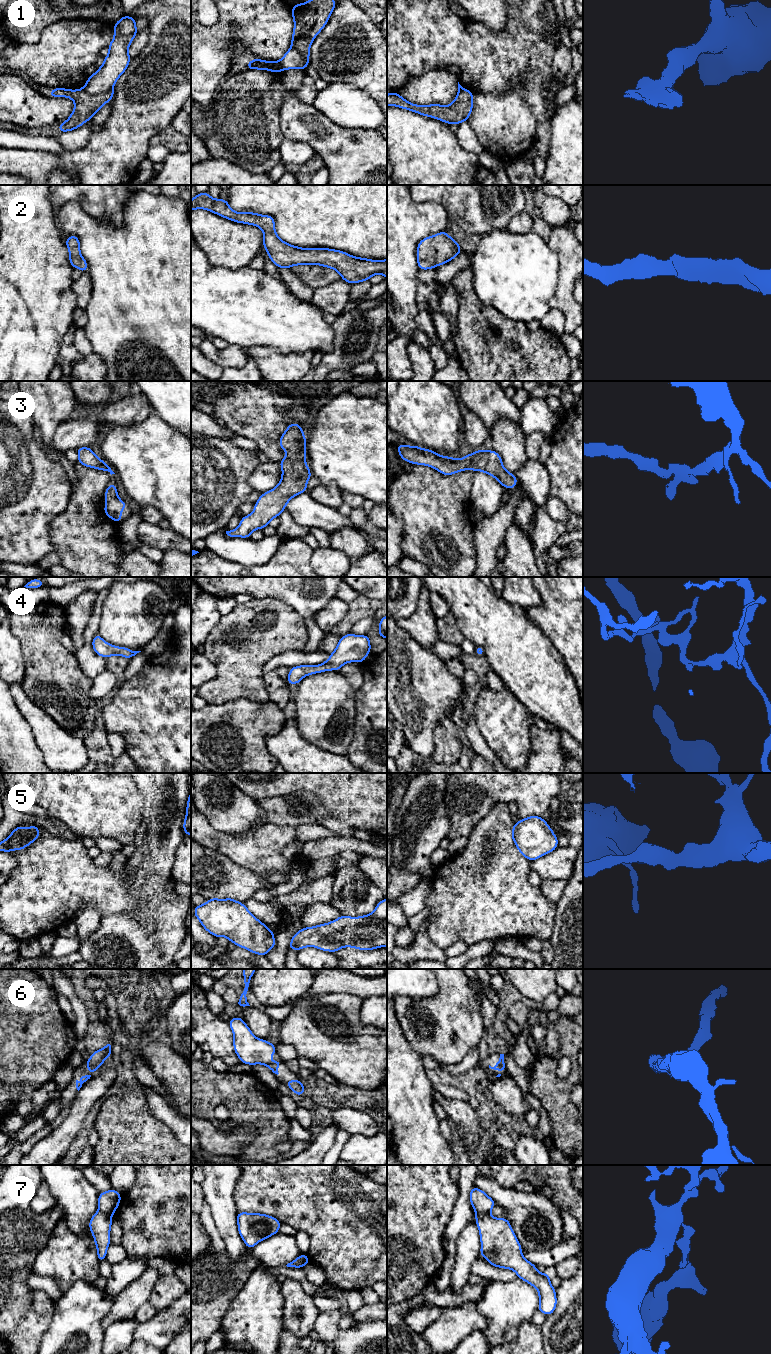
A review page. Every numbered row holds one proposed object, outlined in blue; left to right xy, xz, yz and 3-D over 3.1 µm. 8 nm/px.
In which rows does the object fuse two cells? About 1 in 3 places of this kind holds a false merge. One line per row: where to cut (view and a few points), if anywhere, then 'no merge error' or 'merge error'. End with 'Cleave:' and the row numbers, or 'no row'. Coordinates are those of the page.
1: cut xy (82, 88), (91, 94), (101, 94), (112, 90); merge error
2: cut none; no merge error
3: cut none; no merge error
4: cut none; no merge error
5: cut yz (515, 824), (513, 841); merge error
6: cut none; no merge error
7: cut yz (489, 1212), (478, 1212), (476, 1214); merge error
Cleave: 1, 5, 7

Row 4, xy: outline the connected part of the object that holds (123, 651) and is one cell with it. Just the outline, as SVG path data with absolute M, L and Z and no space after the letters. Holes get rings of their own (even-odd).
M96 634L92 640L92 647L95 653L103 658L108 658L113 655L123 656L131 659L141 651L132 651L126 647L118 647L107 643L99 634Z

